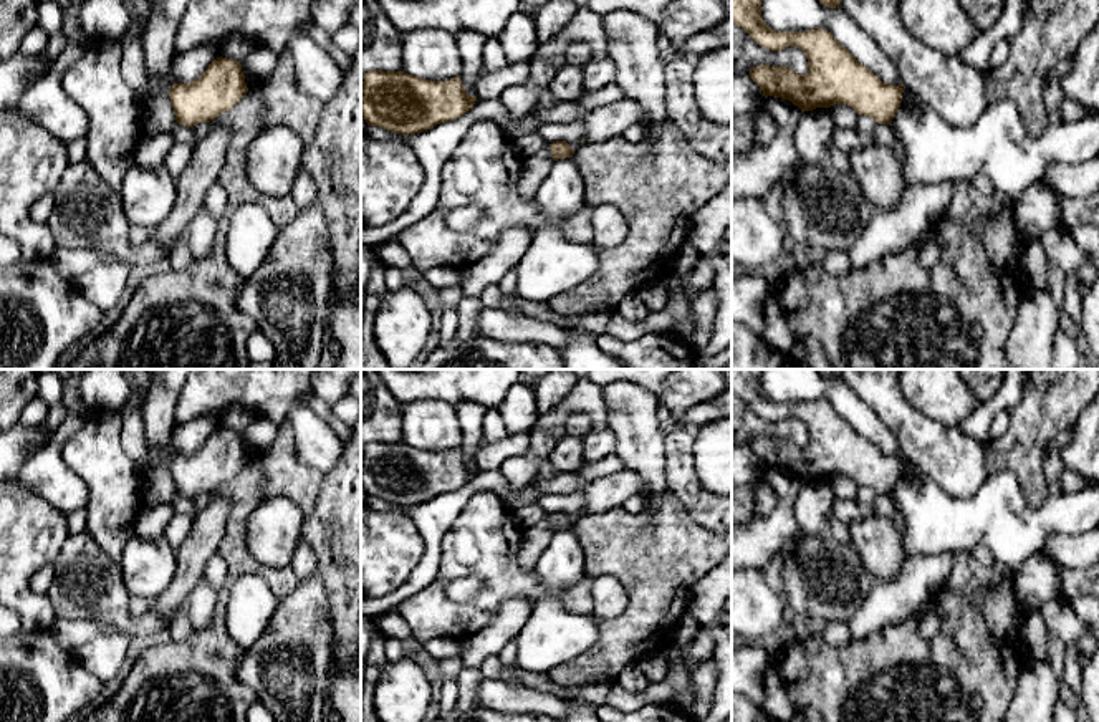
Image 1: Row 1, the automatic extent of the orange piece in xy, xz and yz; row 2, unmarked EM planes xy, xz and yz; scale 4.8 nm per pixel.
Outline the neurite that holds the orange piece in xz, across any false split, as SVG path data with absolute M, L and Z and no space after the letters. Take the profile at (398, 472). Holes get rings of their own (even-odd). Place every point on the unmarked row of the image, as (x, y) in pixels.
M376 440L364 444L361 485L367 497L409 507L463 487L475 472L460 445L430 452L404 442Z

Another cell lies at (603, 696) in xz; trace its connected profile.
M667 679L650 682L644 692L629 692L612 681L568 687L563 689L563 694L588 702L597 710L619 709L622 712L634 712L647 704L657 704L689 714L695 700L690 684L684 691L677 691Z

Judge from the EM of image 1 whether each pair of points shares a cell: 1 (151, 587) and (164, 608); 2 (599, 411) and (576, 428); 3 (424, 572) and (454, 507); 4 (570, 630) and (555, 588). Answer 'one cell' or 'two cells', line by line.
1: two cells
2: two cells
3: one cell
4: one cell

